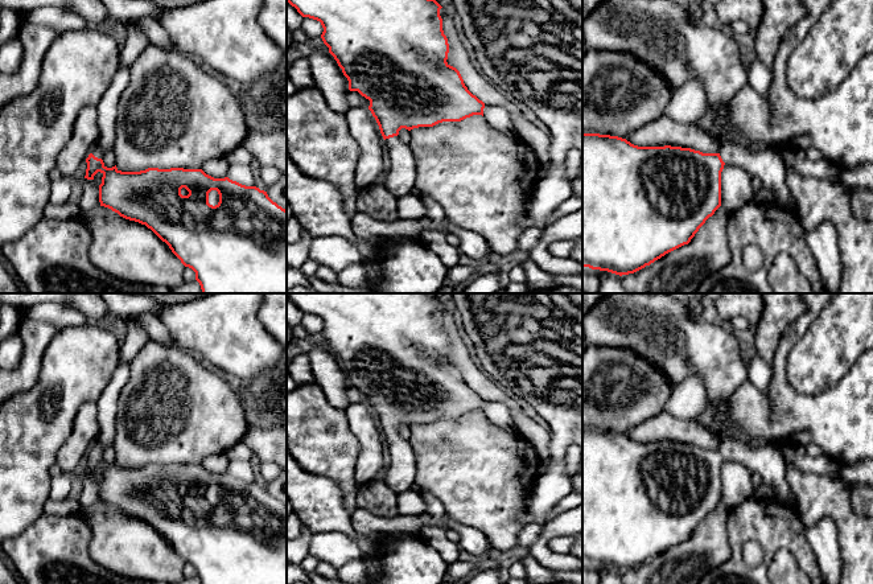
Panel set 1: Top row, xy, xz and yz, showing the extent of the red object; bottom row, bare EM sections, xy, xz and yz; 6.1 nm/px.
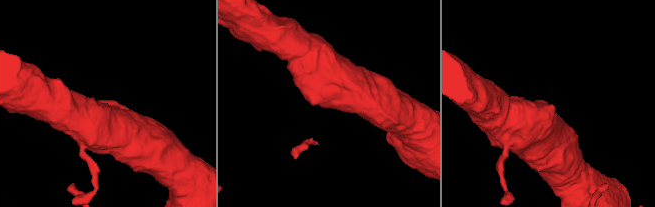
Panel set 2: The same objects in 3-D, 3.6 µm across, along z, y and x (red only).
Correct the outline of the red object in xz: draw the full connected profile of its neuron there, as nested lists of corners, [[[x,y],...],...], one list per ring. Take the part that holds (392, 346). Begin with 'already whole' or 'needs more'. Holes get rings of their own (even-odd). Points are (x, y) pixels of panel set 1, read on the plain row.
needs more; [[[287,293],[287,299],[302,313],[321,318],[324,324],[321,334],[347,374],[349,386],[358,387],[370,396],[368,406],[388,445],[390,468],[382,477],[384,484],[395,494],[413,489],[415,453],[409,440],[399,435],[399,427],[433,423],[442,418],[461,418],[473,411],[483,412],[485,404],[485,399],[468,386],[460,367],[446,358],[449,340],[440,312],[442,303],[429,293]]]

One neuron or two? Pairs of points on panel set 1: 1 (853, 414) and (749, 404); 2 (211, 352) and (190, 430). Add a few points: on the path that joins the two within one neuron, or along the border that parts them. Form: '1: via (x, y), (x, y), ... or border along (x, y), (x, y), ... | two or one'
1: via (827, 419), (778, 419), (774, 423) | one
2: border along (181, 346), (198, 356), (231, 381) | two

